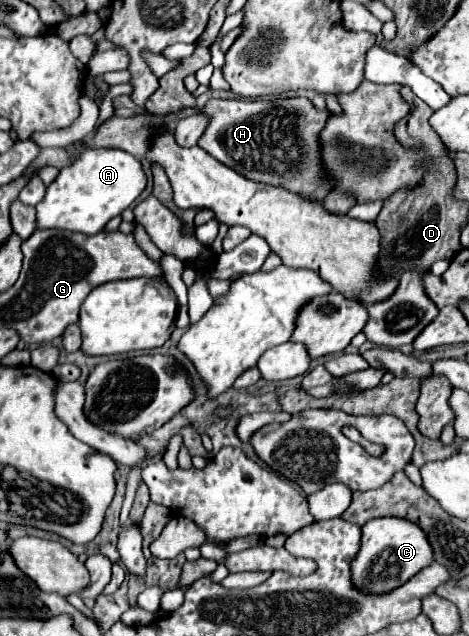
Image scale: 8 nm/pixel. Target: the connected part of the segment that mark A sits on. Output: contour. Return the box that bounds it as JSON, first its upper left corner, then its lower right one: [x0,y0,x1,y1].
[36,148,146,234]

